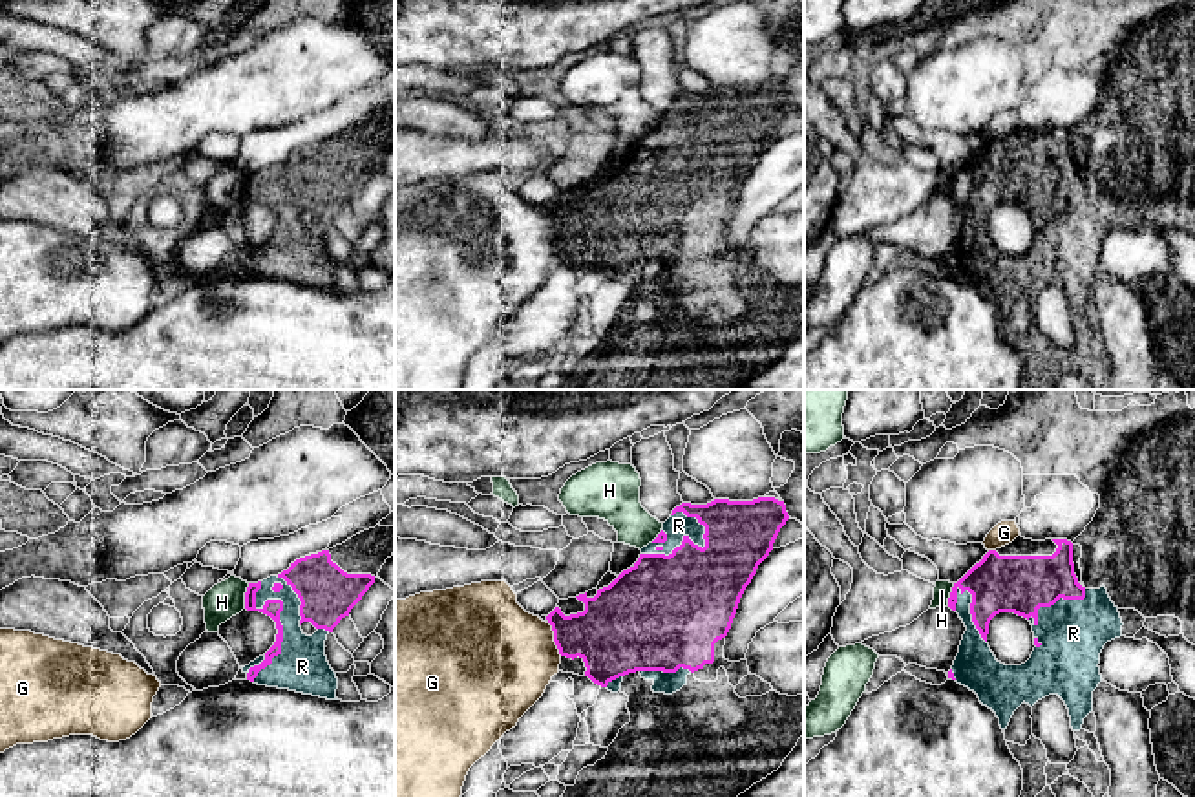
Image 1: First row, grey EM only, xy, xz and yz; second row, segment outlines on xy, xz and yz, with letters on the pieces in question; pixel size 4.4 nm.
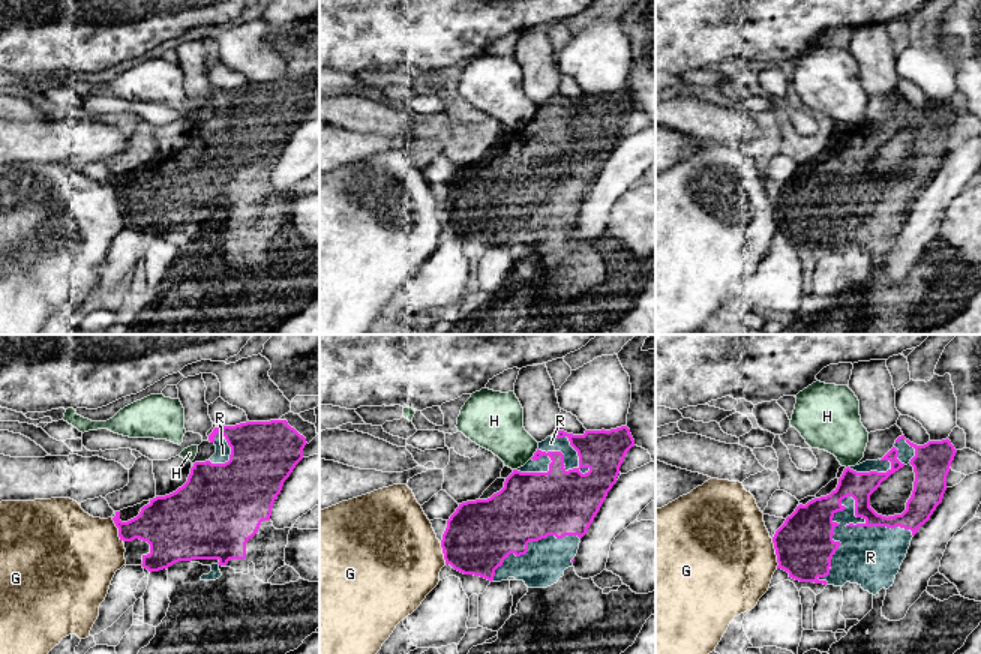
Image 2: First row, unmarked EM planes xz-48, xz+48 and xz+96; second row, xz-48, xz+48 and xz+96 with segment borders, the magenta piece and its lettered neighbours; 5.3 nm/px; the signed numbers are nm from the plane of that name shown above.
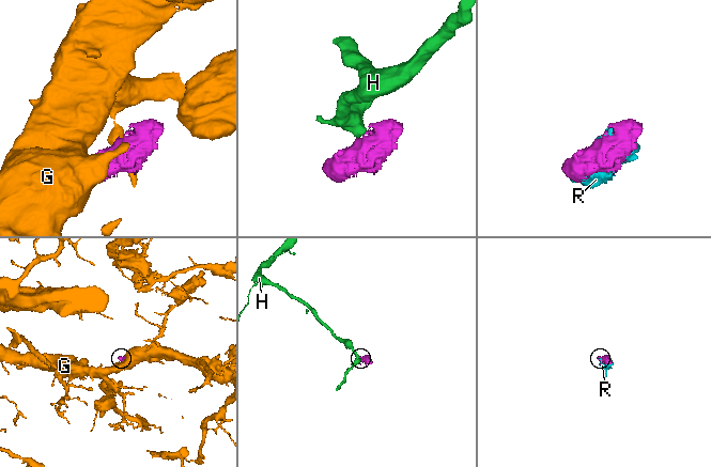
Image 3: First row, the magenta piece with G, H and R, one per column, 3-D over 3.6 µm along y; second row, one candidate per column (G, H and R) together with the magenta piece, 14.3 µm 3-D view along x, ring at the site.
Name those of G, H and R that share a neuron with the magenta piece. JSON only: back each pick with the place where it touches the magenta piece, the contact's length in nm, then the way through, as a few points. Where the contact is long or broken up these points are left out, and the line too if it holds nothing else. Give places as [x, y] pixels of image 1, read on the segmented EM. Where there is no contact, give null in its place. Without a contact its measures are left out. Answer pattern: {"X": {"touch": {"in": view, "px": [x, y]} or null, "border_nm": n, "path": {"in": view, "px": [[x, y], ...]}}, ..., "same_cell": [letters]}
{"R": {"touch": {"in": "xz", "px": [682, 541]}, "border_nm": 320}, "same_cell": ["R"]}

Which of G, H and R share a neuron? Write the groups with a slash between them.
G / H / R

